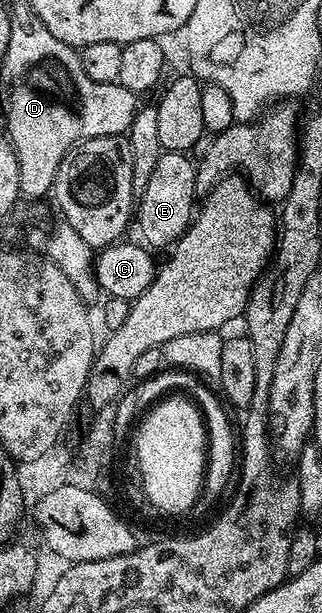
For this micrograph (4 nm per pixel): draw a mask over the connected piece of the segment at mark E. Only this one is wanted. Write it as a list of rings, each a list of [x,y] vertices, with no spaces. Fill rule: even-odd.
[[[166,150],[157,158],[157,167],[149,174],[149,182],[145,185],[145,194],[137,197],[137,207],[133,212],[133,220],[139,223],[142,243],[152,249],[170,249],[175,241],[183,236],[183,231],[191,225],[193,213],[197,208],[195,191],[196,161],[190,155]]]

